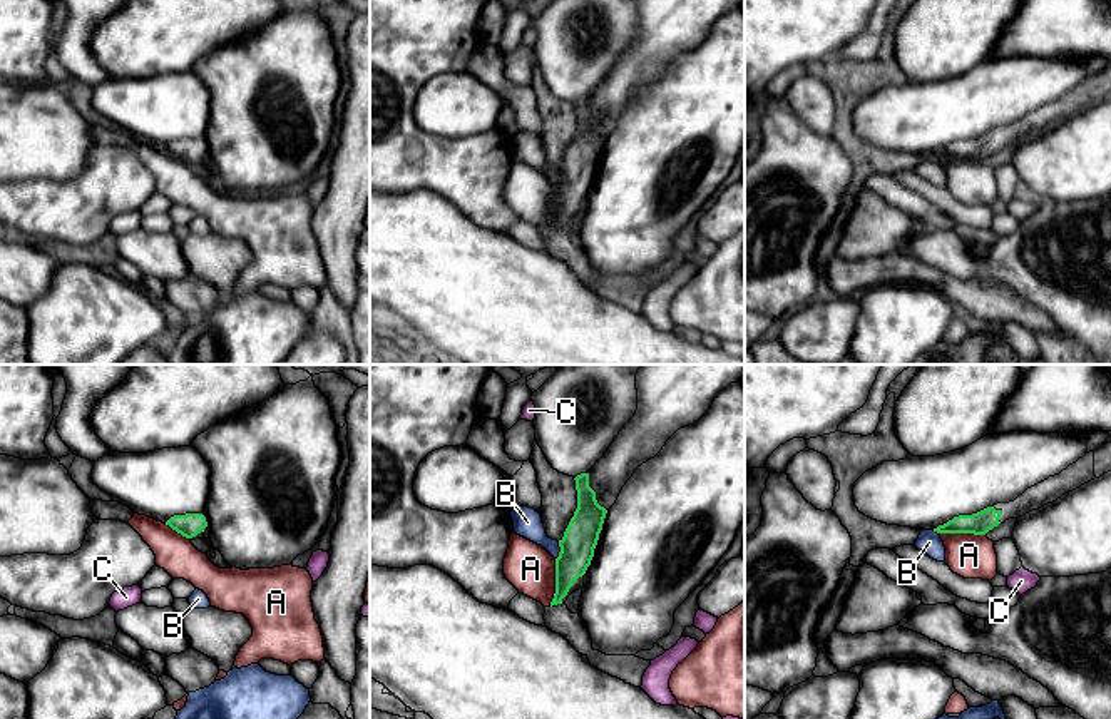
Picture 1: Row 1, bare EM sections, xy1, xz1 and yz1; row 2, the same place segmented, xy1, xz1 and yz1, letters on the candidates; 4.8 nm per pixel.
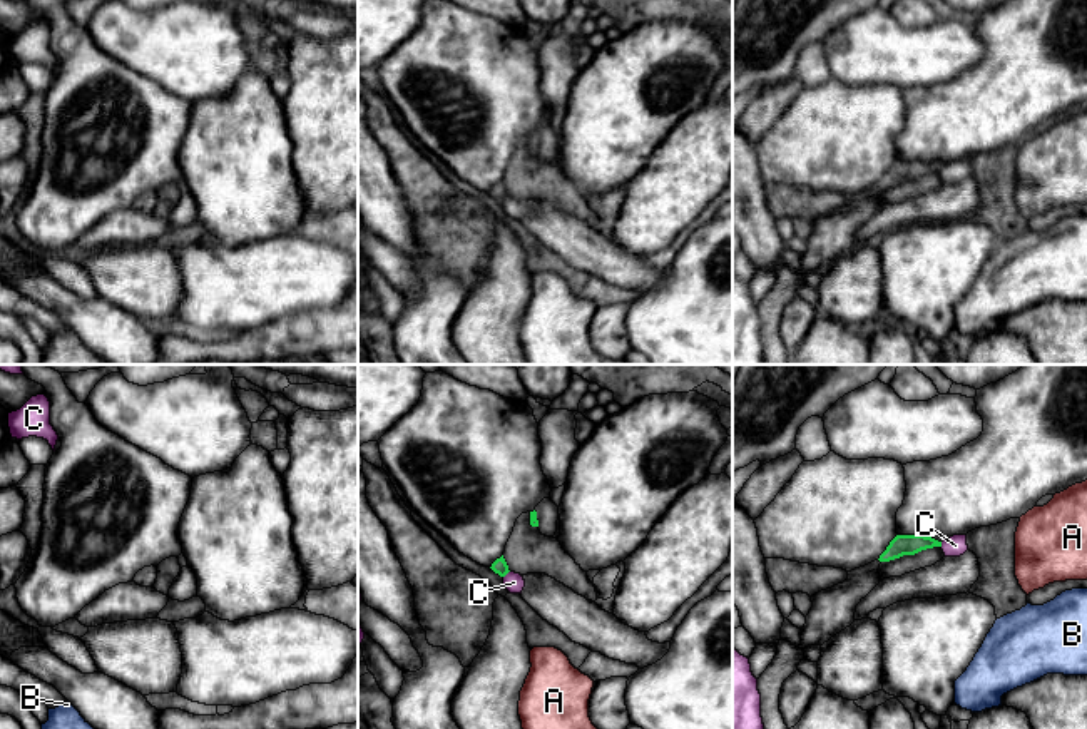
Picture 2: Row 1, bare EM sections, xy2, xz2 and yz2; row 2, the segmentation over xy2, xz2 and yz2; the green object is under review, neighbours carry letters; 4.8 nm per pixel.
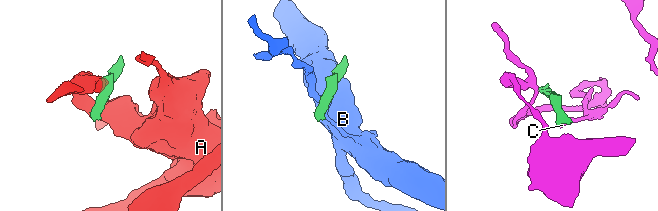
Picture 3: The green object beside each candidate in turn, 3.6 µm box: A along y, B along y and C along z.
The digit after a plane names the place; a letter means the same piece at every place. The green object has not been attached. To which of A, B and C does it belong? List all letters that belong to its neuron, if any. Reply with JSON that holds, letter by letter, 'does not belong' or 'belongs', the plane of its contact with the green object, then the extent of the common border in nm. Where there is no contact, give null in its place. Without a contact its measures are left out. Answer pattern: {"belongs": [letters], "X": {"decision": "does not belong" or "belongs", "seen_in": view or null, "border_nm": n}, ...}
{"belongs": [], "A": {"decision": "does not belong", "seen_in": "xz1", "border_nm": 240}, "B": {"decision": "does not belong", "seen_in": "xz1", "border_nm": 90}, "C": {"decision": "does not belong", "seen_in": "xz2", "border_nm": 50}}

